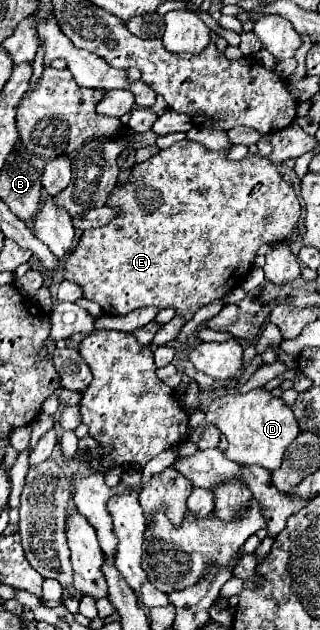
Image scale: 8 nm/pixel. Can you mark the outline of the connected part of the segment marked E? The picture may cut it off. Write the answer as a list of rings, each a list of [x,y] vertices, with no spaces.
[[[181,140],[181,142],[173,144],[167,150],[159,150],[149,160],[145,160],[141,164],[135,164],[131,168],[129,182],[123,188],[115,188],[113,190],[113,194],[109,196],[107,206],[117,206],[121,210],[119,216],[113,222],[109,222],[109,224],[105,224],[101,228],[83,232],[77,248],[73,250],[73,254],[65,262],[65,278],[75,282],[75,284],[79,284],[81,290],[83,290],[83,296],[87,300],[97,302],[103,308],[103,314],[121,316],[121,314],[129,314],[129,312],[145,308],[145,306],[157,306],[159,310],[173,306],[175,314],[185,318],[187,322],[193,318],[193,314],[199,308],[203,308],[203,306],[207,306],[207,304],[211,304],[215,300],[221,300],[225,294],[229,294],[231,290],[241,286],[247,280],[247,276],[249,276],[249,272],[253,268],[253,260],[257,256],[257,250],[263,244],[283,242],[295,230],[299,214],[301,214],[301,206],[299,206],[299,200],[297,200],[293,188],[279,176],[275,164],[269,158],[263,158],[263,156],[255,154],[255,156],[247,156],[247,158],[235,162],[235,160],[227,160],[227,152],[209,152],[201,144],[195,144],[195,142],[189,142],[189,140]]]

